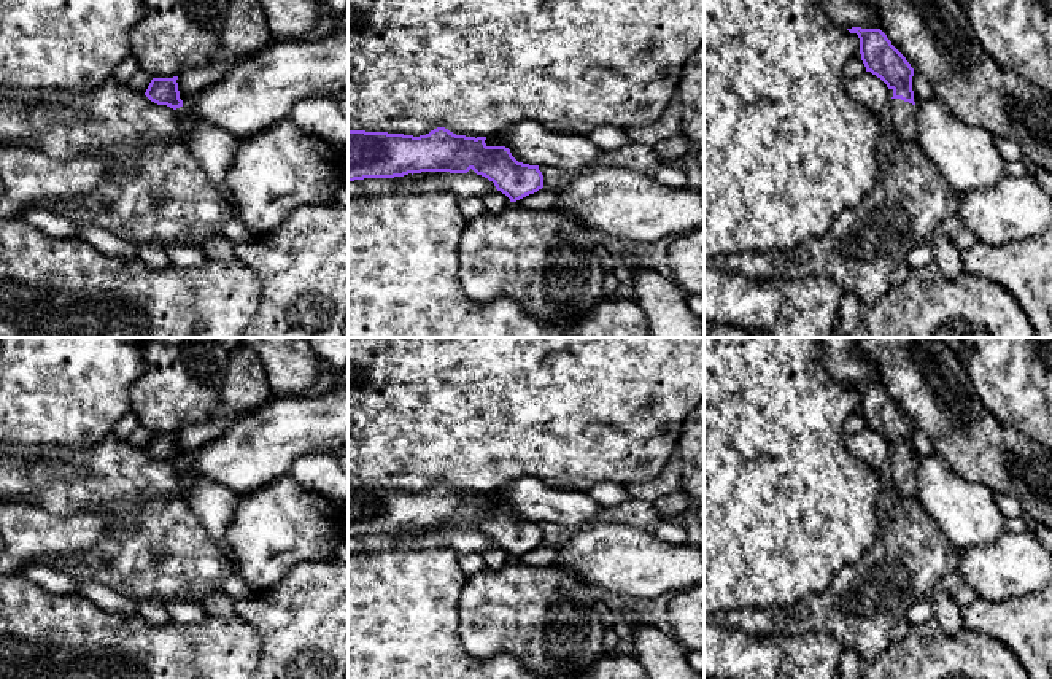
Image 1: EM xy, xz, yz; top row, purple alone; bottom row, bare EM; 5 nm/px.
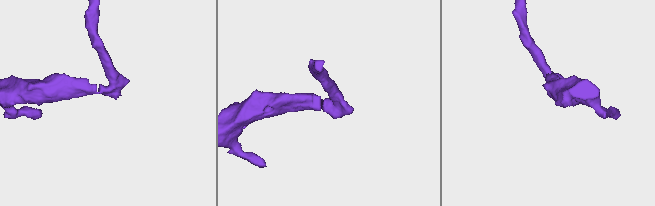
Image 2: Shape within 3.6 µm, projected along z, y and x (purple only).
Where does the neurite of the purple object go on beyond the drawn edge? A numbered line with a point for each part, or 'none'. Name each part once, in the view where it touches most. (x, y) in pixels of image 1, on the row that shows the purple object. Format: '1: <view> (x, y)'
1: yz (905, 118)

